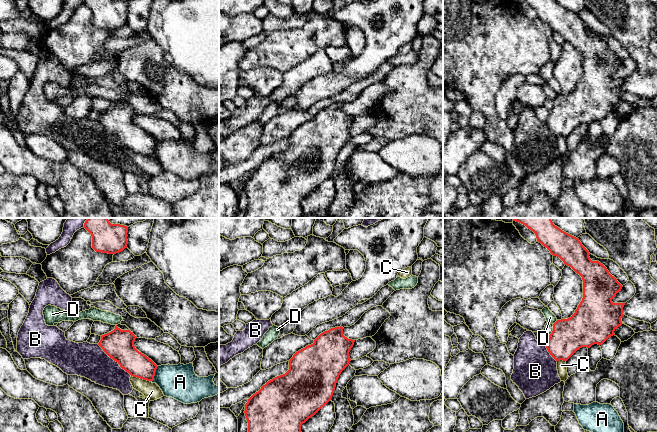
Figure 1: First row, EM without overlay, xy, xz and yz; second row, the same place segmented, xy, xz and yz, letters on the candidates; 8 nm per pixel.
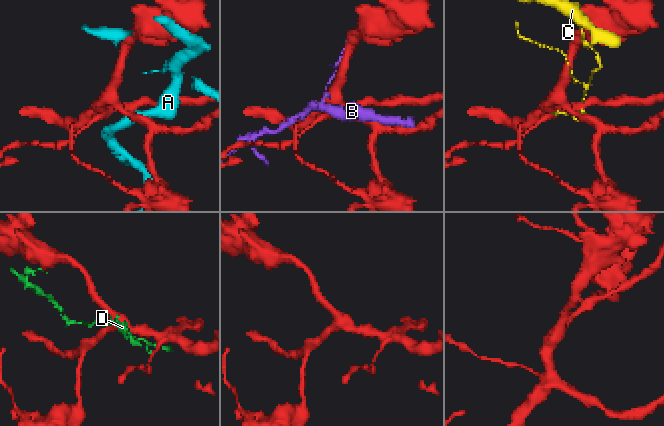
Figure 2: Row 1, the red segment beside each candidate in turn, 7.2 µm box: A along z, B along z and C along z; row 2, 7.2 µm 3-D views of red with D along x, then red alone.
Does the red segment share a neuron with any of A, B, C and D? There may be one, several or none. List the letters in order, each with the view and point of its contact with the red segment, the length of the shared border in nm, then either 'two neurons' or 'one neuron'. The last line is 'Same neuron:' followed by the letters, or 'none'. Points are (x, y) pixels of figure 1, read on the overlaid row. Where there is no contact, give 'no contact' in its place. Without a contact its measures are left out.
A: xy (154, 374) | 140 nm | two neurons
B: xy (114, 360) | 380 nm | two neurons
C: xy (140, 378) | 160 nm | two neurons
D: yz (555, 322) | 50 nm | two neurons
Same neuron: none

